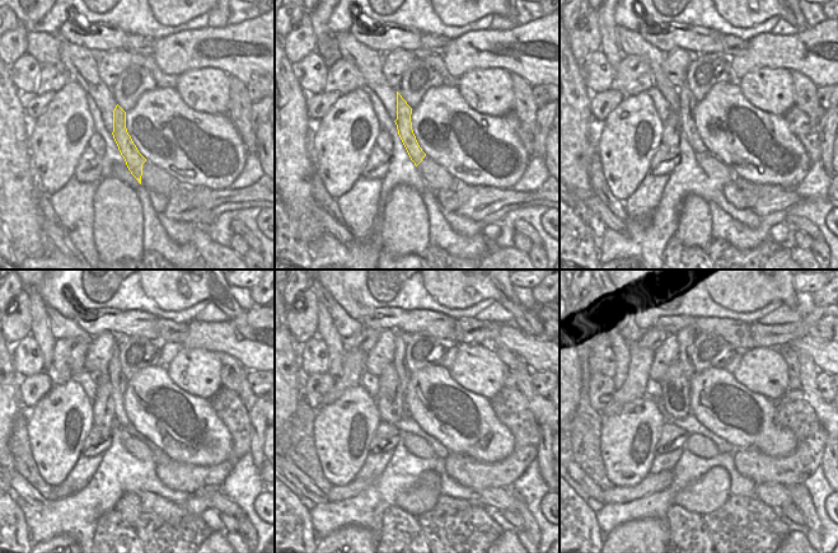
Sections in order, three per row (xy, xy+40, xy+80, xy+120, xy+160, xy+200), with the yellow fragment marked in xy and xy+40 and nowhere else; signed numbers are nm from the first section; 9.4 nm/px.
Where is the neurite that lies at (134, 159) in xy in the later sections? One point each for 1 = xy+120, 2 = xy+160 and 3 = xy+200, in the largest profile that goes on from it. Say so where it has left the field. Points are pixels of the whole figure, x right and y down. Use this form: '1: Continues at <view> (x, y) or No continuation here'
1: Continues at xy+120 (116, 375)
2: Continues at xy+160 (402, 369)
3: Continues at xy+200 (686, 336).

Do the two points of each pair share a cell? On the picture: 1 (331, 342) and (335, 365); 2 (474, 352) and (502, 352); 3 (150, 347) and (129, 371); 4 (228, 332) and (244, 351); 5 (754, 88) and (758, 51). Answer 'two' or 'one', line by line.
1: one
2: two
3: one
4: one
5: two

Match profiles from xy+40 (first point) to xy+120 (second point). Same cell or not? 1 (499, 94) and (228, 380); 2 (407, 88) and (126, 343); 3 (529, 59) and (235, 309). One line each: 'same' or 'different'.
1: different
2: same
3: different

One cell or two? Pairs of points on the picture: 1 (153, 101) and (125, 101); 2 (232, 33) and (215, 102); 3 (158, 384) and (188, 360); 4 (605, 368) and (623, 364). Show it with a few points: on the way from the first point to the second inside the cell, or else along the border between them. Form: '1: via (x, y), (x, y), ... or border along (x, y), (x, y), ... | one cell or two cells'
1: border along (155, 87), (146, 90), (126, 112) | two cells
2: border along (193, 69), (219, 68), (229, 75) | two cells
3: border along (165, 370), (174, 383), (191, 394) | two cells
4: border along (611, 342), (614, 350), (613, 378) | two cells

